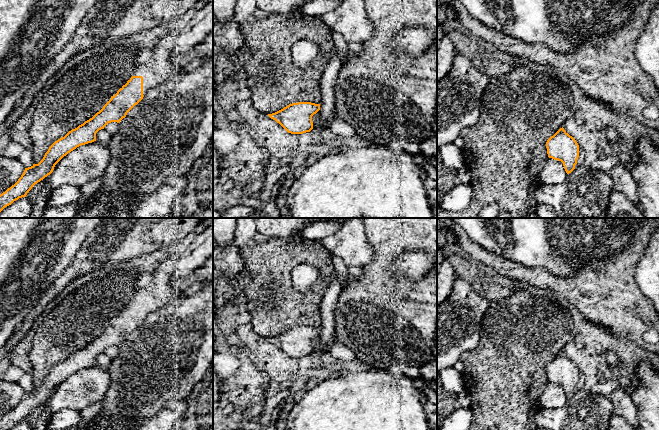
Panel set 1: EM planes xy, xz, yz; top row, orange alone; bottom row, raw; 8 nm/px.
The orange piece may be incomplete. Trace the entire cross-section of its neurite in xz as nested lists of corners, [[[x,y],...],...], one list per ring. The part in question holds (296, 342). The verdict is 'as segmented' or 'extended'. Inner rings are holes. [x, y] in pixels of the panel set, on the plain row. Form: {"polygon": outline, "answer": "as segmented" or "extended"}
{"polygon": [[[311,326],[292,327],[283,333],[268,338],[288,357],[303,358],[313,353],[312,340],[320,334],[320,328]]], "answer": "as segmented"}

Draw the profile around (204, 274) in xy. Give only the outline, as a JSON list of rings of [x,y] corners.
[[[213,255],[197,270],[195,276],[197,279],[192,283],[184,281],[181,276],[172,277],[171,285],[178,300],[197,293],[208,284],[213,283]]]

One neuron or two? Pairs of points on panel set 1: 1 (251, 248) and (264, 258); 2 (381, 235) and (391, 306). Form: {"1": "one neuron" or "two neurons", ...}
{"1": "one neuron", "2": "one neuron"}

